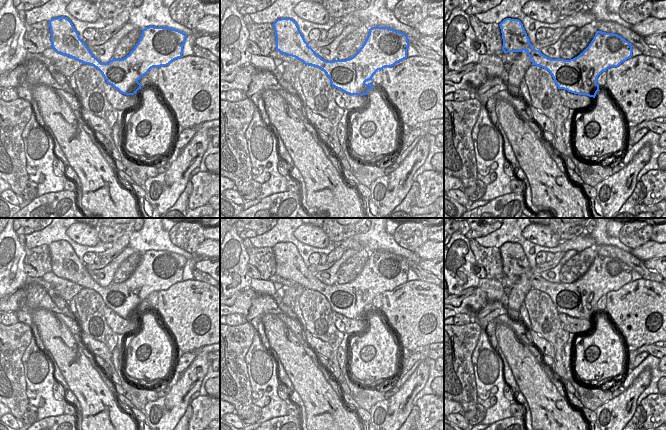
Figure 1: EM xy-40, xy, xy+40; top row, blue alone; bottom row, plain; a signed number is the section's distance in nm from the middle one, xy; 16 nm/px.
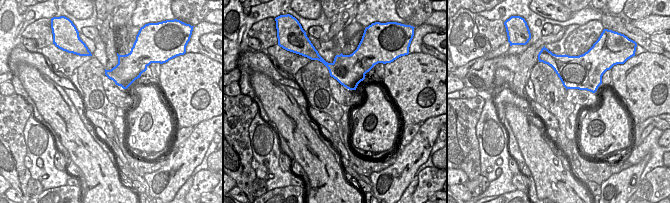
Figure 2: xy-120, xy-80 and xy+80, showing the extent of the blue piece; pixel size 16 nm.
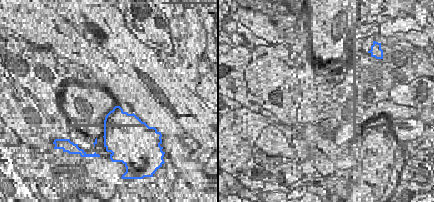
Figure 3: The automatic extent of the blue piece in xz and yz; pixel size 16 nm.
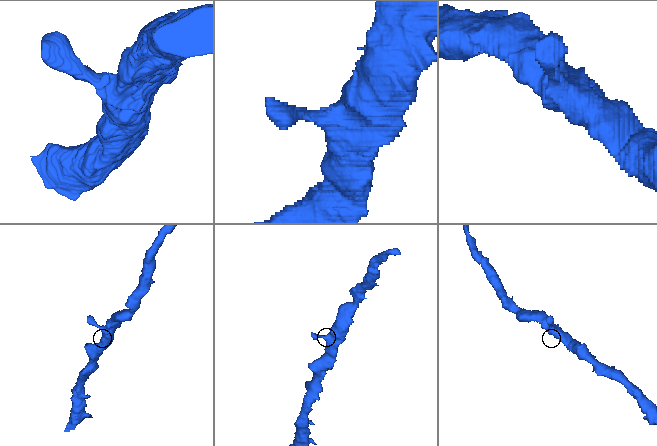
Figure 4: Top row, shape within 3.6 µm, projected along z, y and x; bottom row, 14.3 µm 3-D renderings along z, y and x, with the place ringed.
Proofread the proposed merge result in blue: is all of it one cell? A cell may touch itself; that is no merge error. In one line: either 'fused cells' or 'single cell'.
single cell

